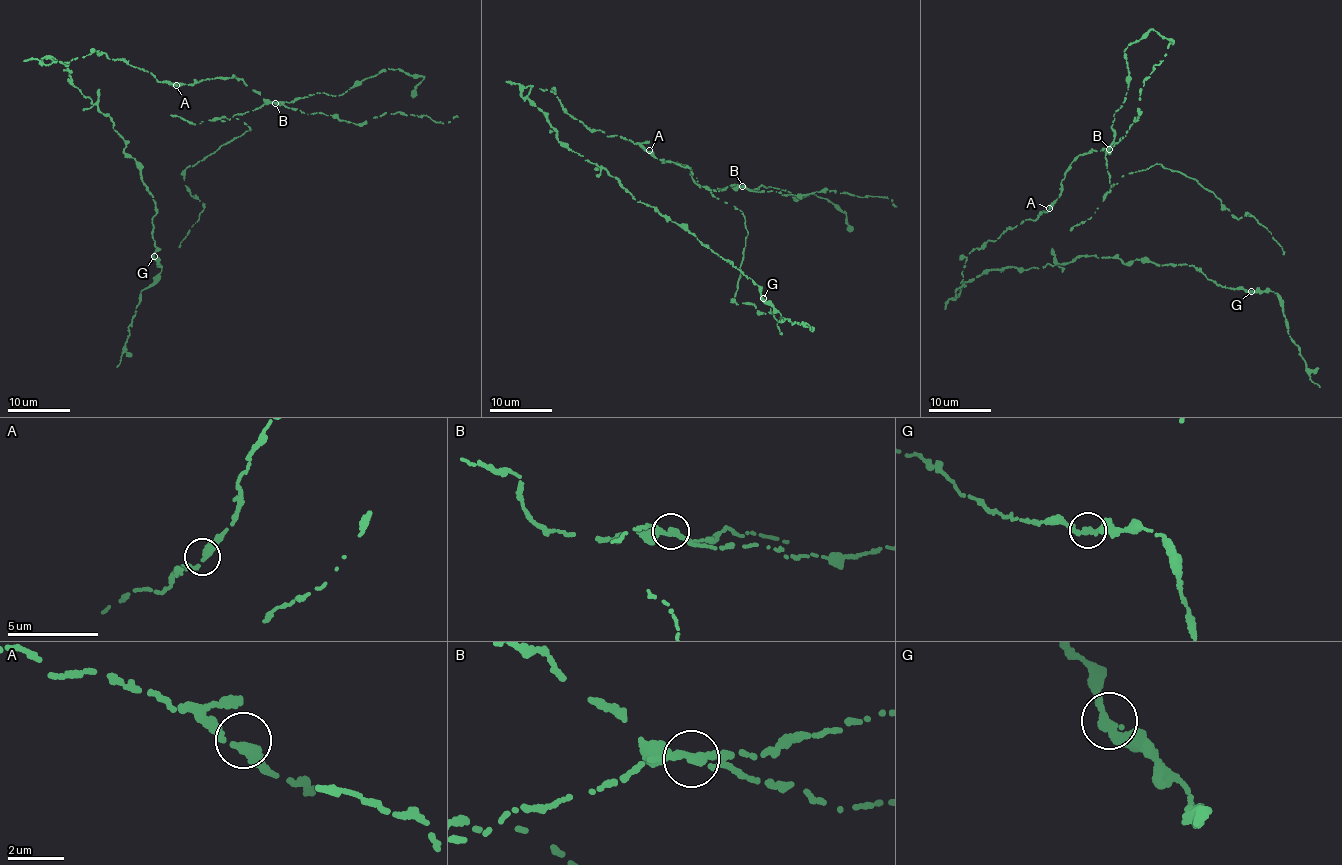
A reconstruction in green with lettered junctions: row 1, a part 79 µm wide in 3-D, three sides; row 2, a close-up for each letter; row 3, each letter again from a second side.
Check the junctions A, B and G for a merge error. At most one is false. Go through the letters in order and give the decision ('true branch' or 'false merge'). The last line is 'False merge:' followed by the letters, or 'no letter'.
A: true branch
B: false merge
G: true branch
False merge: B

